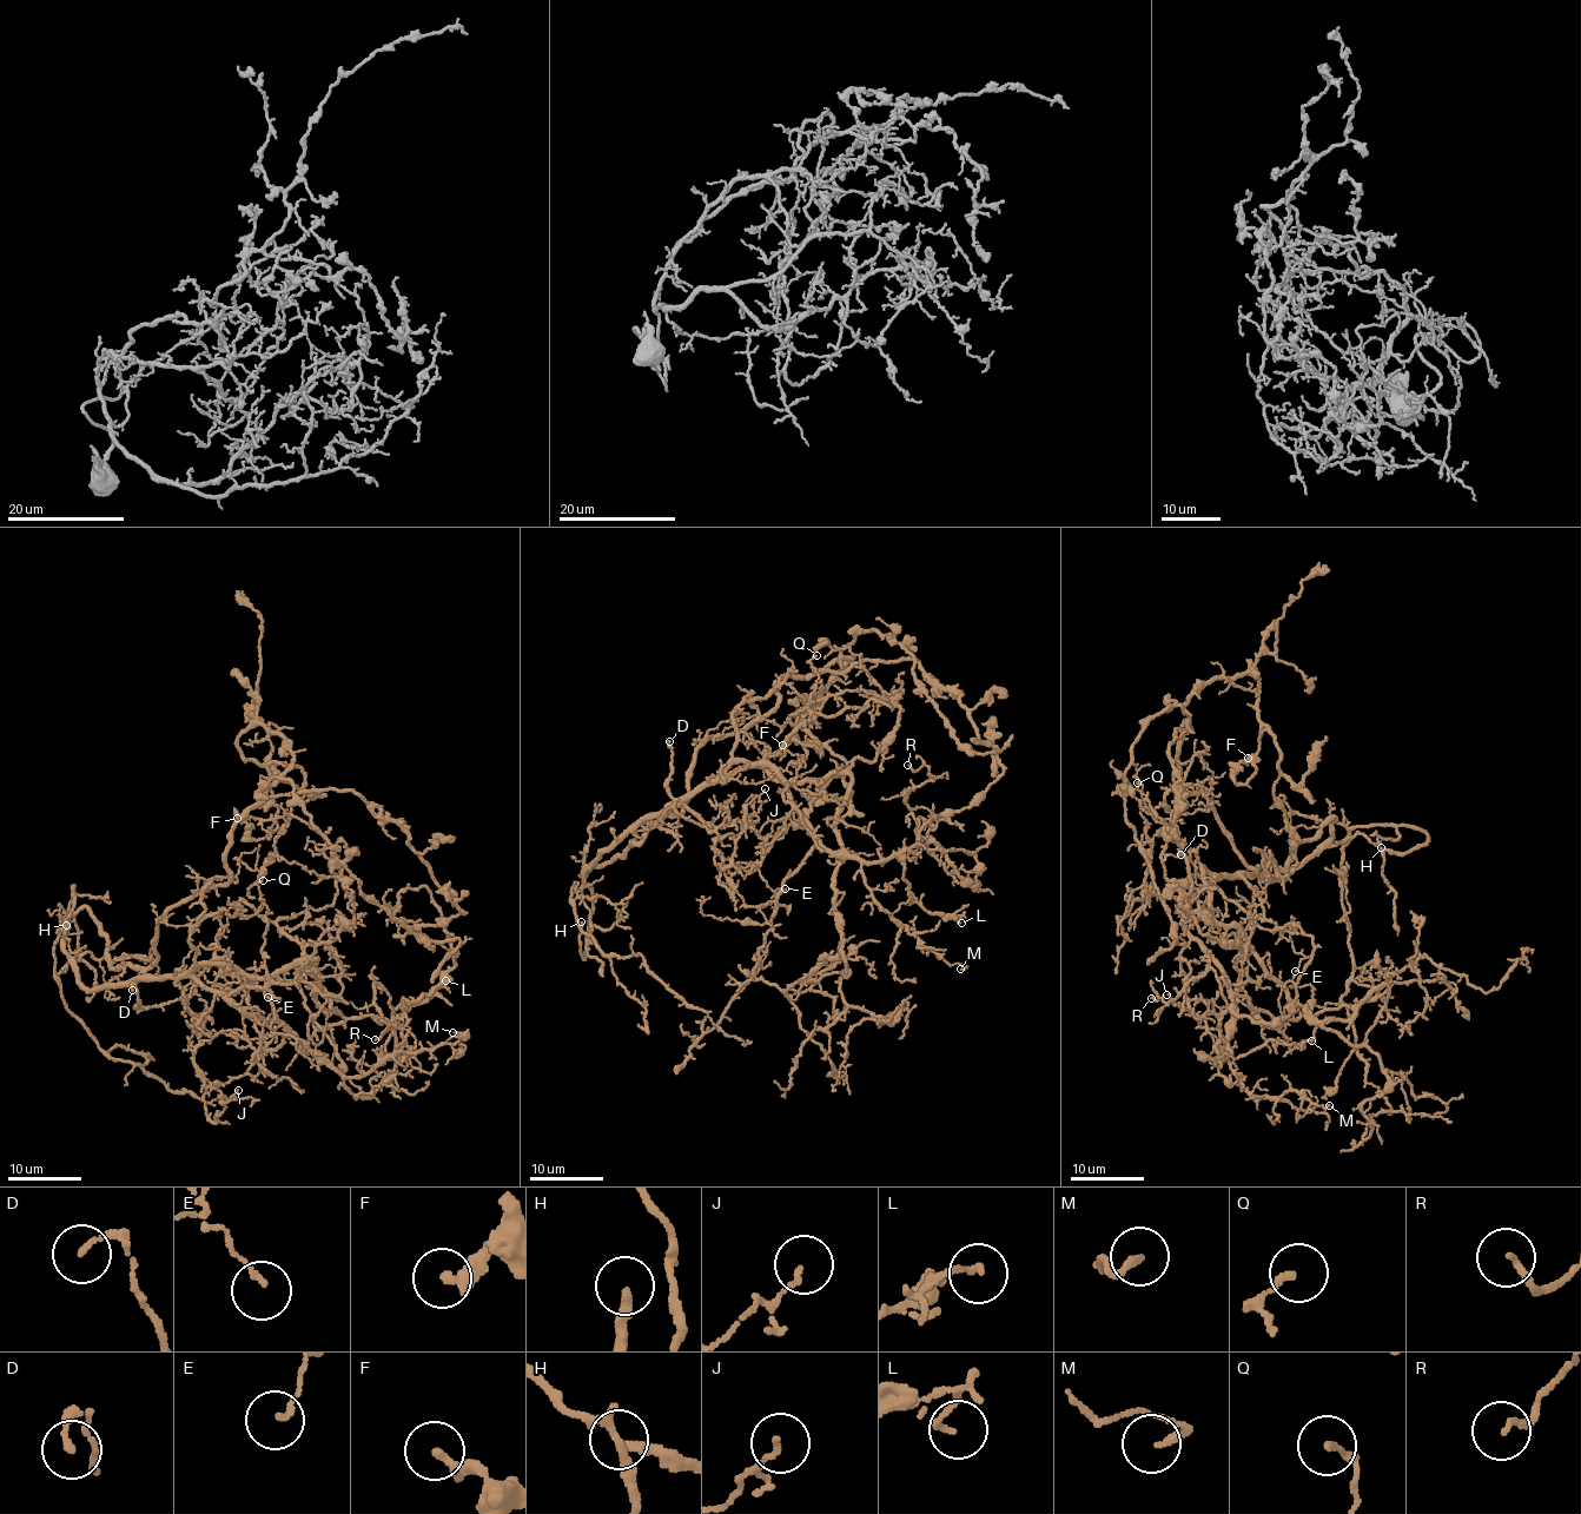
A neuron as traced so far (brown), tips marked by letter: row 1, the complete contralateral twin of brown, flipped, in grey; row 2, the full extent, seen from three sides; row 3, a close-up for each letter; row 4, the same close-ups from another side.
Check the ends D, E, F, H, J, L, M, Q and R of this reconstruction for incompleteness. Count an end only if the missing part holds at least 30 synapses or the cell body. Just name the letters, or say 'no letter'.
H

